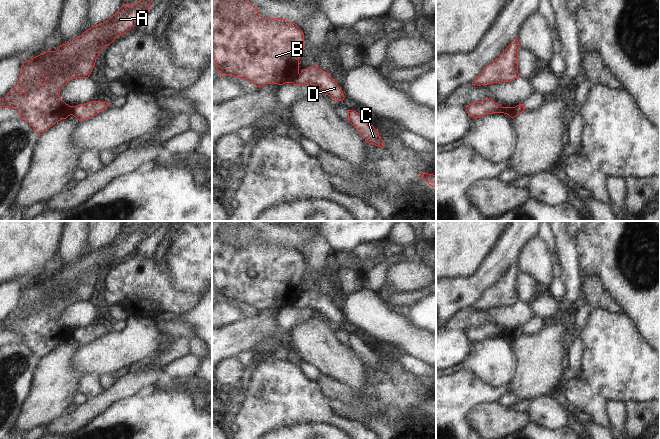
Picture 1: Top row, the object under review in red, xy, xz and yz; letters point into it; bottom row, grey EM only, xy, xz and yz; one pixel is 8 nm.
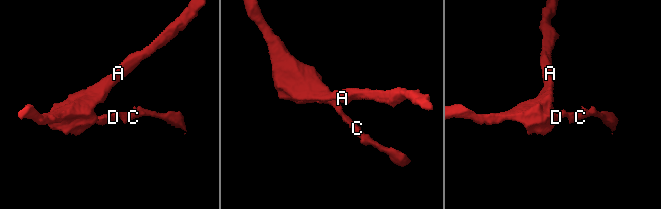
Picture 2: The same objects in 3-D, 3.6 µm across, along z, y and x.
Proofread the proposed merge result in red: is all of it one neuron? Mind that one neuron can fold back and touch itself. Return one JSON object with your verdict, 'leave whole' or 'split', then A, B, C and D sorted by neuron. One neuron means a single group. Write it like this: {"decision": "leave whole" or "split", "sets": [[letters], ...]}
{"decision": "split", "sets": [["A", "B"], ["C", "D"]]}

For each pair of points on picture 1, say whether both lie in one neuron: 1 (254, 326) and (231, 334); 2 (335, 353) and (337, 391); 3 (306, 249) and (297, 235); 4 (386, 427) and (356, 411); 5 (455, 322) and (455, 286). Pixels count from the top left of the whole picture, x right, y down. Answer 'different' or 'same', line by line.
1: same
2: different
3: different
4: same
5: different

